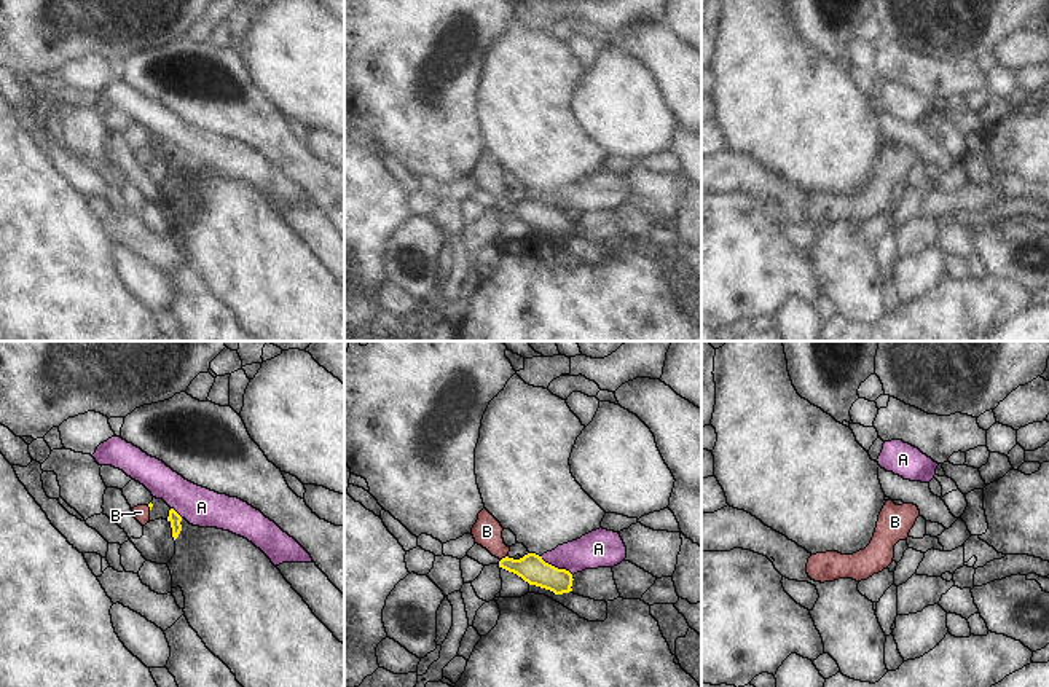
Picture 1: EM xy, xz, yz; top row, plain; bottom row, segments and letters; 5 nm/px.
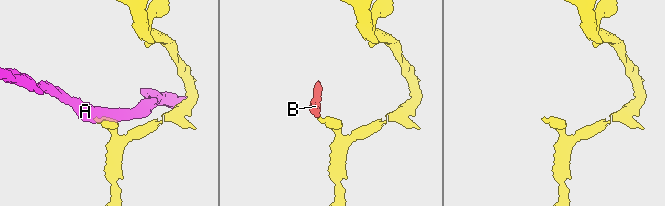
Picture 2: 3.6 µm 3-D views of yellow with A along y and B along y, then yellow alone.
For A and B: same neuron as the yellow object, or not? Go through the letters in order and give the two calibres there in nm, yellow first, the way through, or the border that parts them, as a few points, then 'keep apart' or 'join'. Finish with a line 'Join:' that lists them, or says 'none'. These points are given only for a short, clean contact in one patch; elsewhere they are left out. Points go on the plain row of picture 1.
A: calibres 150 and 190 nm; keep apart
B: calibres 150 and 150 nm; way xz (531, 211), (512, 209), (502, 201), (487, 174); join
Join: B

